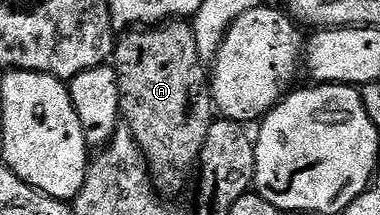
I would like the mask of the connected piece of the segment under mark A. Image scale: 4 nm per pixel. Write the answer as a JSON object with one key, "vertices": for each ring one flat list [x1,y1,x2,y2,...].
{"vertices":[[174,18,156,26,126,32,129,33,122,40,120,37,116,41,111,57,112,67,117,70,120,119,143,154,154,188,162,197,177,196,184,190,189,175,198,167,201,151,207,142,207,130,215,119,213,102,206,88,207,68,195,42,193,25,184,19]]}

